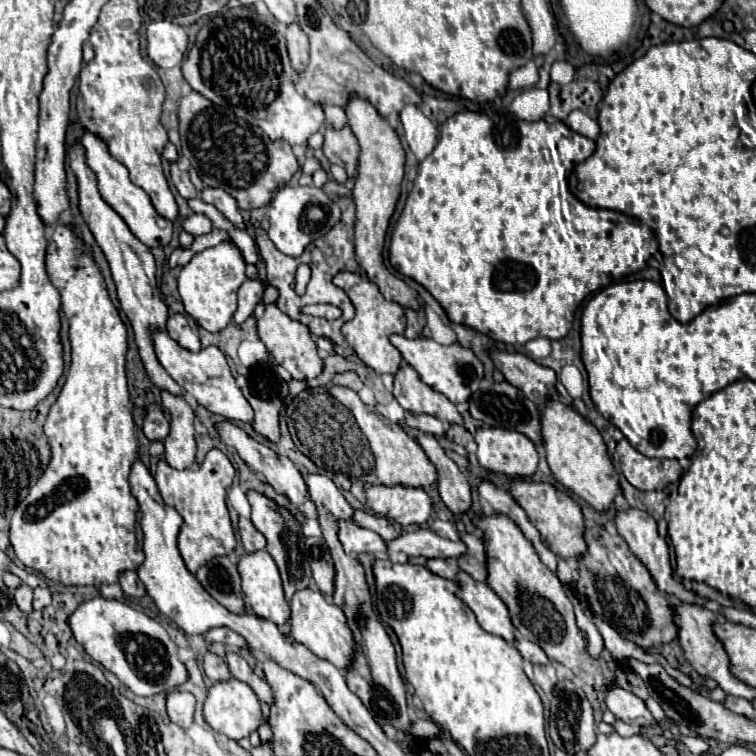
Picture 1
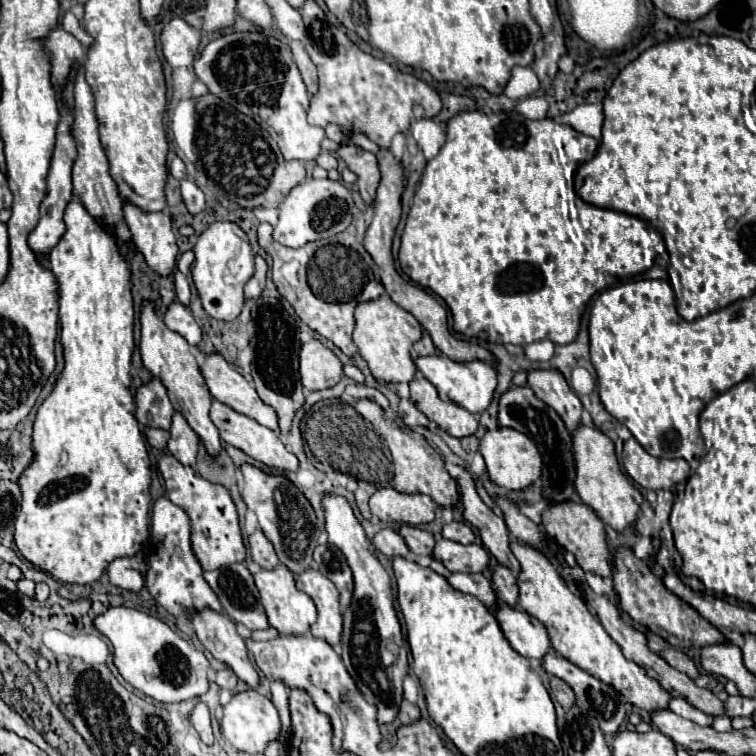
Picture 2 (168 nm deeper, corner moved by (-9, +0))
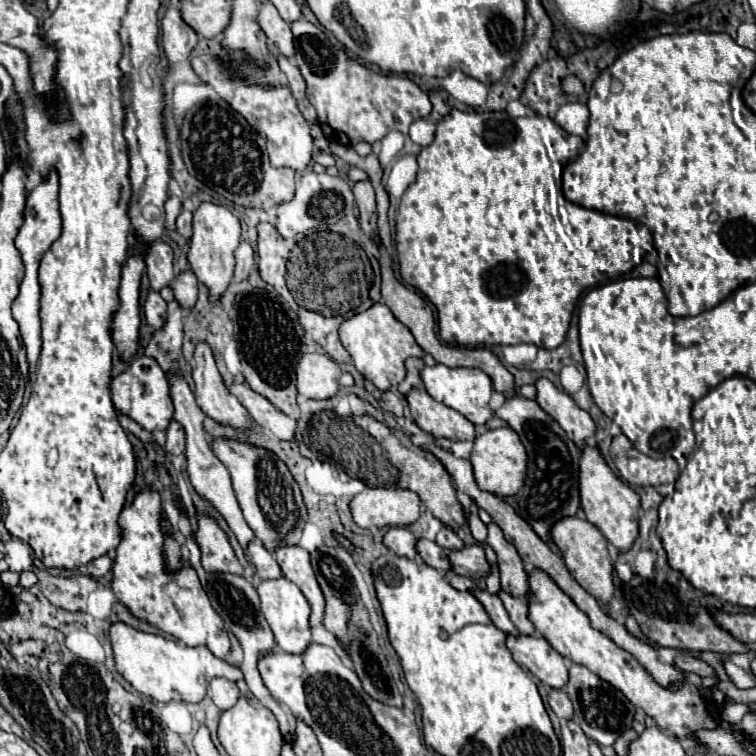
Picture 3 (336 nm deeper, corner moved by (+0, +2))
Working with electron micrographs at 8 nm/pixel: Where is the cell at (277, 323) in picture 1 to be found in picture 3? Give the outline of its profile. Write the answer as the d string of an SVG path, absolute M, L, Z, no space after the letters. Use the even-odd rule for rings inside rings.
M304 354L296 370L298 394L312 400L328 400L338 394L338 364L326 354Z

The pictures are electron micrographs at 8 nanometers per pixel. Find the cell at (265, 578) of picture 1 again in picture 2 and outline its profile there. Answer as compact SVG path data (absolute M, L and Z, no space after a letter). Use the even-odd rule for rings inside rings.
M279 564L275 566L275 570L259 570L255 574L255 586L261 594L261 604L265 608L265 614L267 614L267 620L273 628L277 628L281 634L287 634L287 632L309 632L309 626L315 622L317 618L317 610L315 610L315 604L313 600L295 588L295 580L293 580L293 574L289 572L287 566Z

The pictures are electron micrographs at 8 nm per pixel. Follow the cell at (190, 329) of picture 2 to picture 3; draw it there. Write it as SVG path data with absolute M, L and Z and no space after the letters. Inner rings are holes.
M148 290L146 302L144 302L144 318L146 318L148 326L152 326L154 330L162 328L164 314L166 314L166 302L162 300L162 296L158 292Z

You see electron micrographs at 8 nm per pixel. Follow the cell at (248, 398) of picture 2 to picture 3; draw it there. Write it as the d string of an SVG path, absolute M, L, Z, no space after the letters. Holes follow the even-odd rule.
M232 384L230 392L250 412L252 420L258 426L262 426L264 430L270 430L280 440L294 440L294 434L298 430L298 422L294 418L280 412L270 400L256 394L248 384Z

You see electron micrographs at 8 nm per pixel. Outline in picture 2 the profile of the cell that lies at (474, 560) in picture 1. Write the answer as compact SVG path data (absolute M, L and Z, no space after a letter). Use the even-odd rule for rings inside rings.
M497 564L491 570L491 586L495 586L495 594L499 594L499 600L507 602L509 606L517 606L517 586L515 586L515 574L503 566Z

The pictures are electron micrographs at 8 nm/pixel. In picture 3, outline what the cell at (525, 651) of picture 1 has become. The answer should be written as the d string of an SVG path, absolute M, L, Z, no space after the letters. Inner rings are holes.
M574 664L570 668L570 682L568 682L568 696L572 696L576 700L576 714L574 720L580 724L580 728L584 730L584 734L592 740L596 740L600 746L612 746L616 742L616 738L632 728L632 704L630 700L614 686L610 686L608 682L600 682L600 678L596 674L592 674L586 666L578 666ZM602 684L602 686L600 686ZM600 690L602 690L602 698L600 698Z

